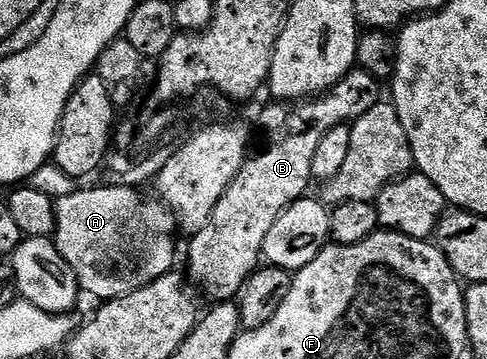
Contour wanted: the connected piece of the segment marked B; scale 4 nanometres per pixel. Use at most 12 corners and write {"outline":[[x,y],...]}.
{"outline":[[353,69],[261,109],[245,159],[191,236],[187,278],[232,301],[264,238],[305,198],[318,141],[382,99]]}

